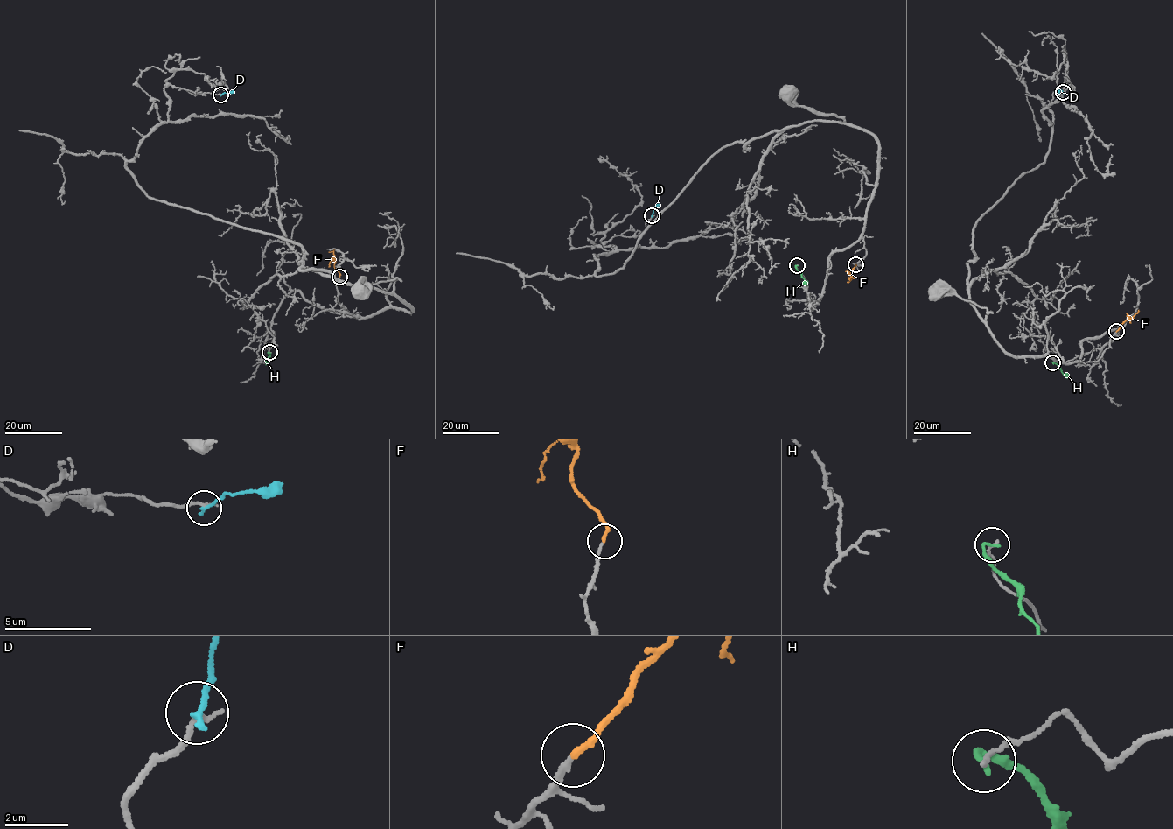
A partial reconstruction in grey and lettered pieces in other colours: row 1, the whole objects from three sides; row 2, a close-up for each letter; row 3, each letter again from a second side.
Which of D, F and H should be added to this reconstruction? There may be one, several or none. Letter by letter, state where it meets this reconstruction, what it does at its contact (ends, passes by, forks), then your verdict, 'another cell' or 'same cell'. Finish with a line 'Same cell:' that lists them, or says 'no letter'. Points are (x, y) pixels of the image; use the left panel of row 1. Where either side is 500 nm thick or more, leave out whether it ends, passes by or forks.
D: meets grey at (220, 94); it ends there; another cell
F: meets grey at (339, 277); it ends there; same cell
H: meets grey at (269, 352); it ends there; another cell
Same cell: F

